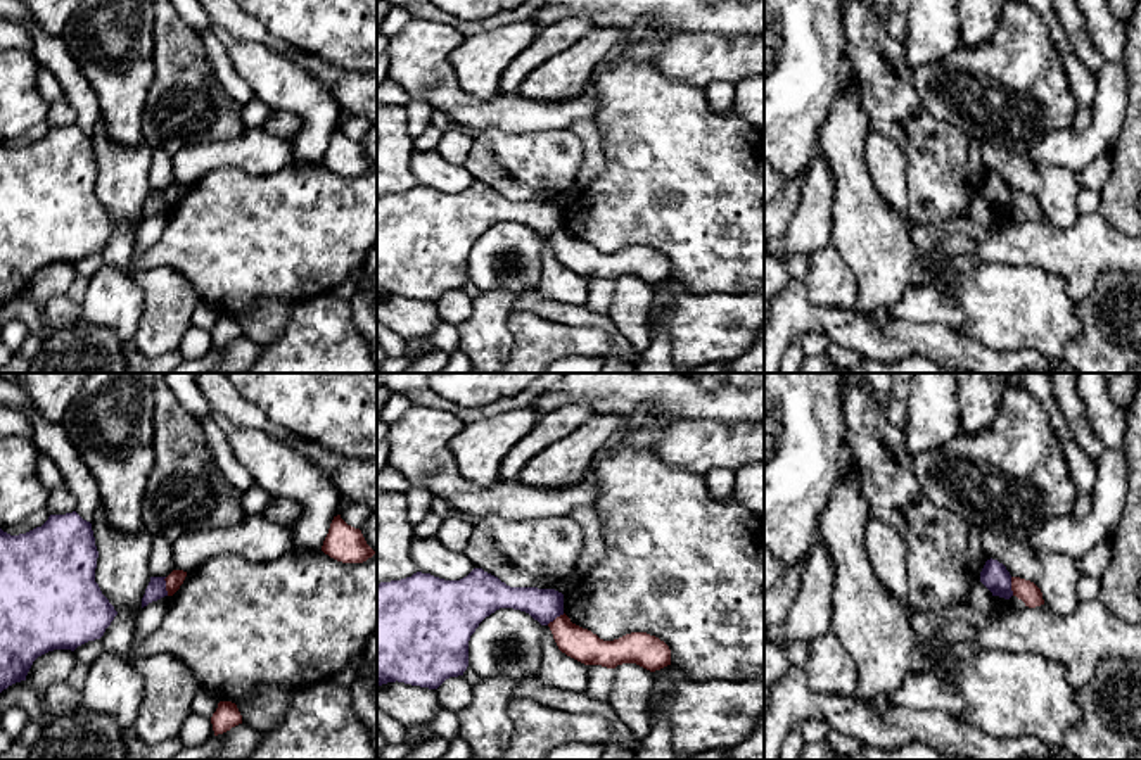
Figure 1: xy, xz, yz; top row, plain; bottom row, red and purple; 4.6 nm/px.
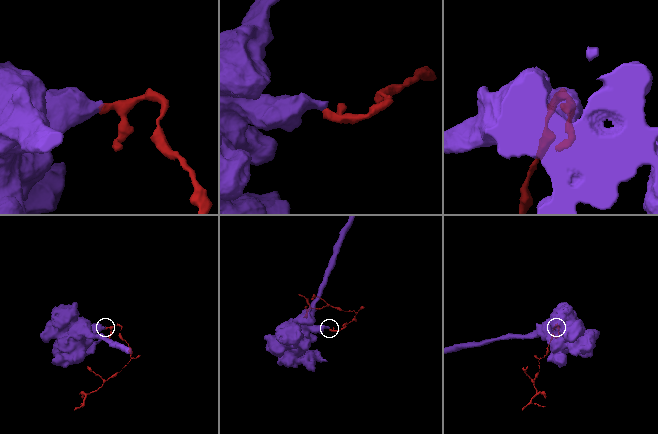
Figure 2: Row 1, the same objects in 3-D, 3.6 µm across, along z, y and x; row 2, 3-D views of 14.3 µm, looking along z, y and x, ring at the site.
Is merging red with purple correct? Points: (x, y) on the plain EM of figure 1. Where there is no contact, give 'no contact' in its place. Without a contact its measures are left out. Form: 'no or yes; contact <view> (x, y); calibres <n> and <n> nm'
no; contact xy (166, 199); calibres 80 and 90 nm

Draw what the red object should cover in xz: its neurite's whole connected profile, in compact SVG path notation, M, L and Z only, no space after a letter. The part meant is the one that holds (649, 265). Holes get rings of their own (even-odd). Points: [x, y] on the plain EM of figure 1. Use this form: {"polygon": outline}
{"polygon": "M564 226L548 237L562 266L584 276L615 282L636 276L650 285L671 278L669 259L647 245L631 245L614 254L603 254L588 242L570 235Z"}

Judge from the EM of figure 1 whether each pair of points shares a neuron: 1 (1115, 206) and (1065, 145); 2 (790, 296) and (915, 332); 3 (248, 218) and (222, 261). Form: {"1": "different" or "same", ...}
{"1": "different", "2": "same", "3": "same"}

